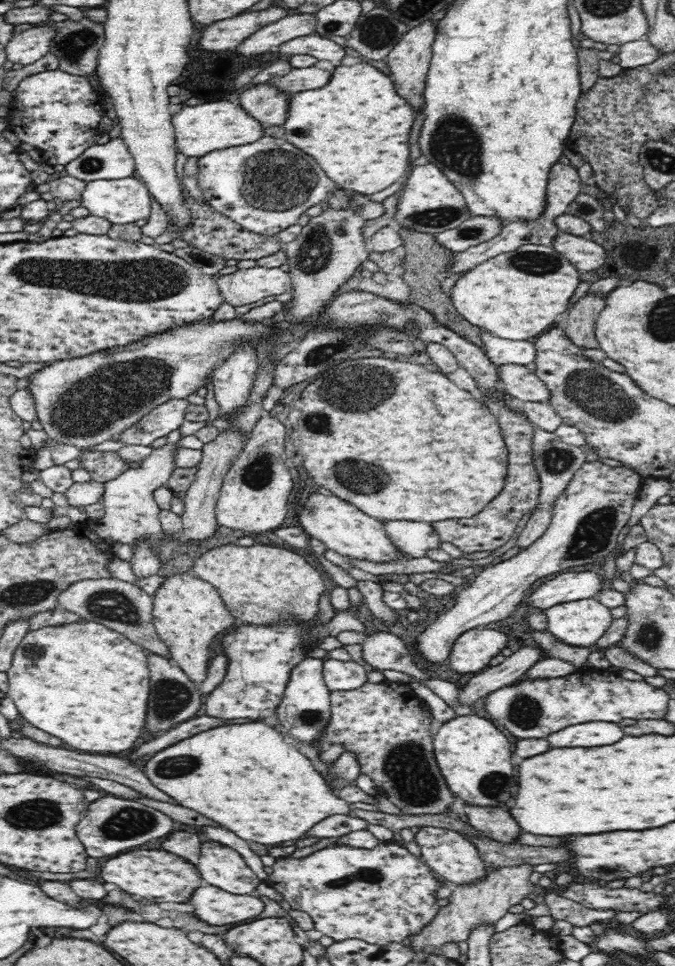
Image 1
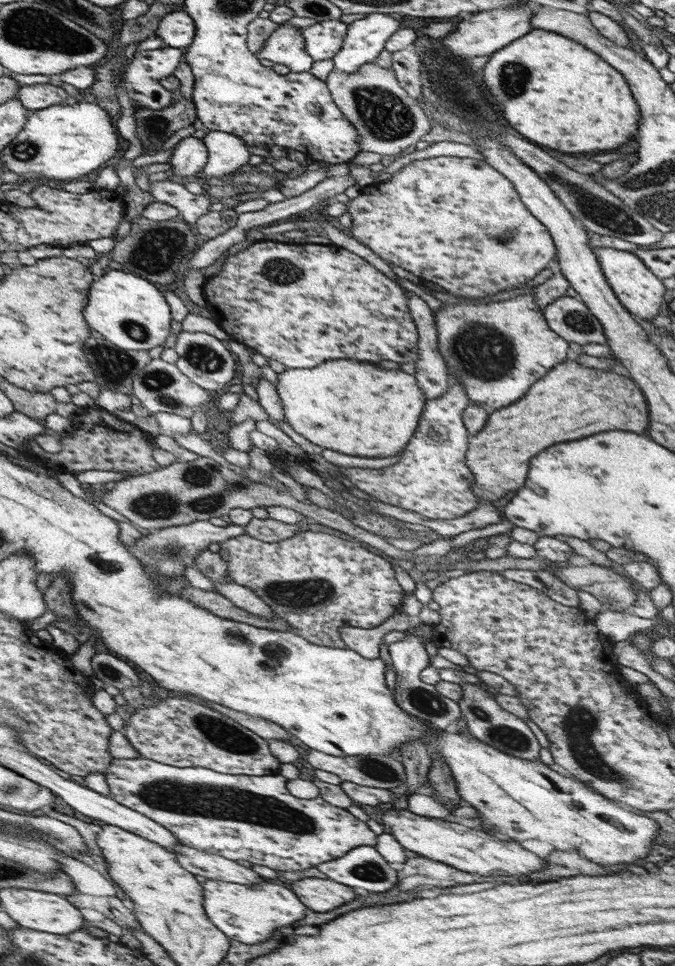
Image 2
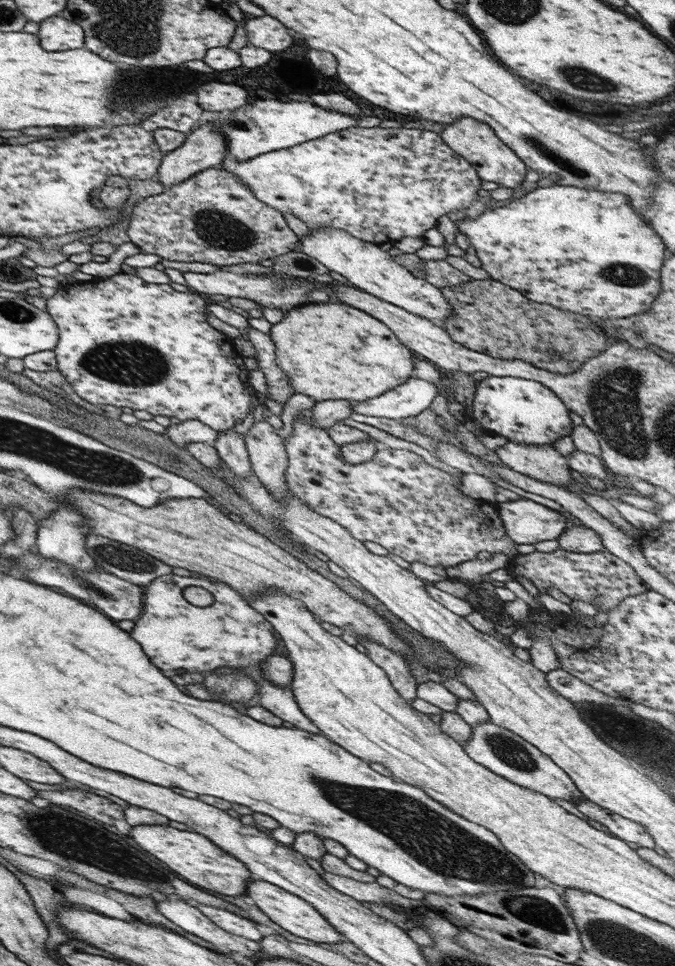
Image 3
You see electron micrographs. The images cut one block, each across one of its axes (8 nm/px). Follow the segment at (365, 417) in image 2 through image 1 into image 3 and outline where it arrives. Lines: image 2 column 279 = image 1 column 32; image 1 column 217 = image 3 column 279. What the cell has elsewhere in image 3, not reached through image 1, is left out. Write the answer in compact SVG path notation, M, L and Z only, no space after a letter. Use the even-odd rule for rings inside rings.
M313 304L313 306L301 306L301 308L292 308L285 311L283 313L283 320L271 326L268 338L274 346L274 364L283 370L293 393L308 396L315 403L321 403L325 400L337 400L337 398L345 401L362 402L363 400L373 398L373 396L379 397L381 394L400 386L402 382L411 377L411 372L413 372L415 355L399 342L391 333L391 330L388 330L381 322L377 322L376 318L371 318L369 314L365 314L362 310L355 310L355 308L345 306L345 304Z

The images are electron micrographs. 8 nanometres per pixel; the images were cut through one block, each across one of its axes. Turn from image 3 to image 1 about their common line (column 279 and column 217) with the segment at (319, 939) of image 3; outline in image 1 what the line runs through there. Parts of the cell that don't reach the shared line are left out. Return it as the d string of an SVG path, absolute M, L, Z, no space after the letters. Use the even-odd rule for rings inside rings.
M210 885L196 888L187 903L194 910L193 916L208 926L246 923L263 911L256 894L238 896Z

